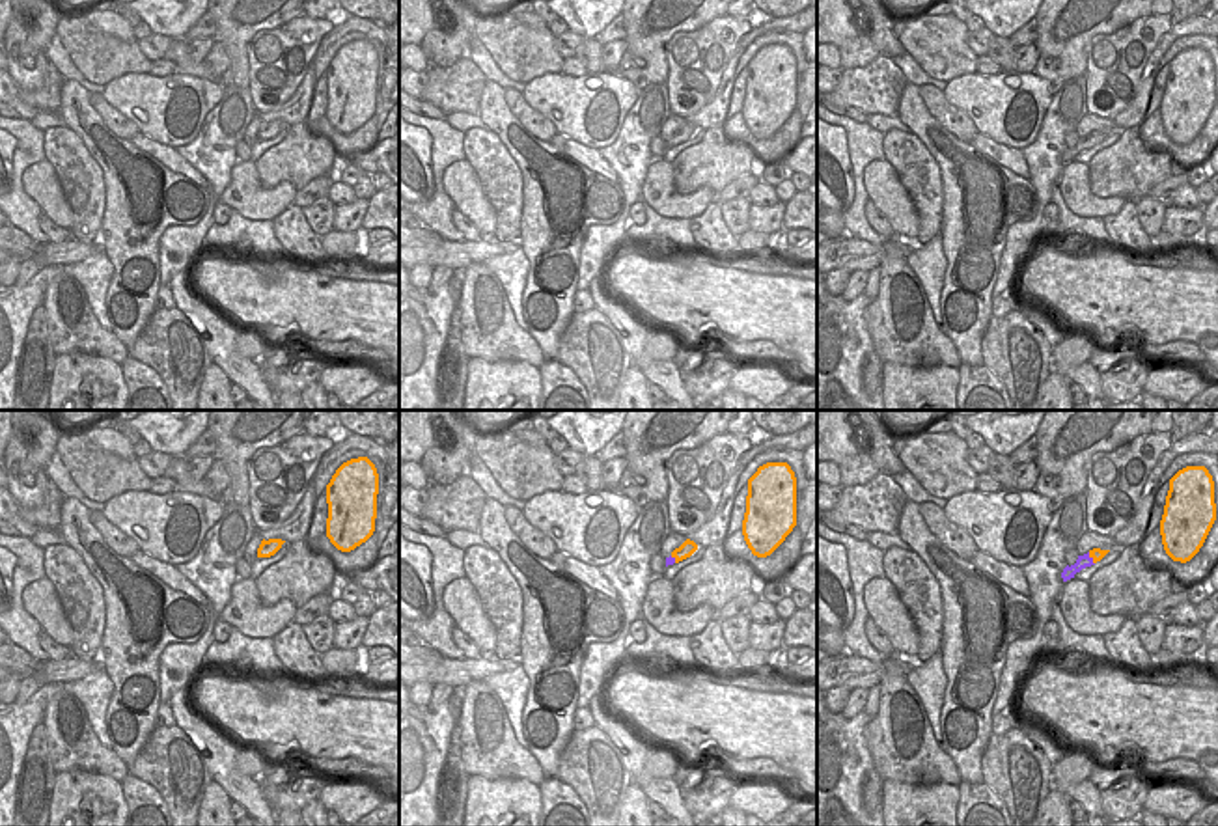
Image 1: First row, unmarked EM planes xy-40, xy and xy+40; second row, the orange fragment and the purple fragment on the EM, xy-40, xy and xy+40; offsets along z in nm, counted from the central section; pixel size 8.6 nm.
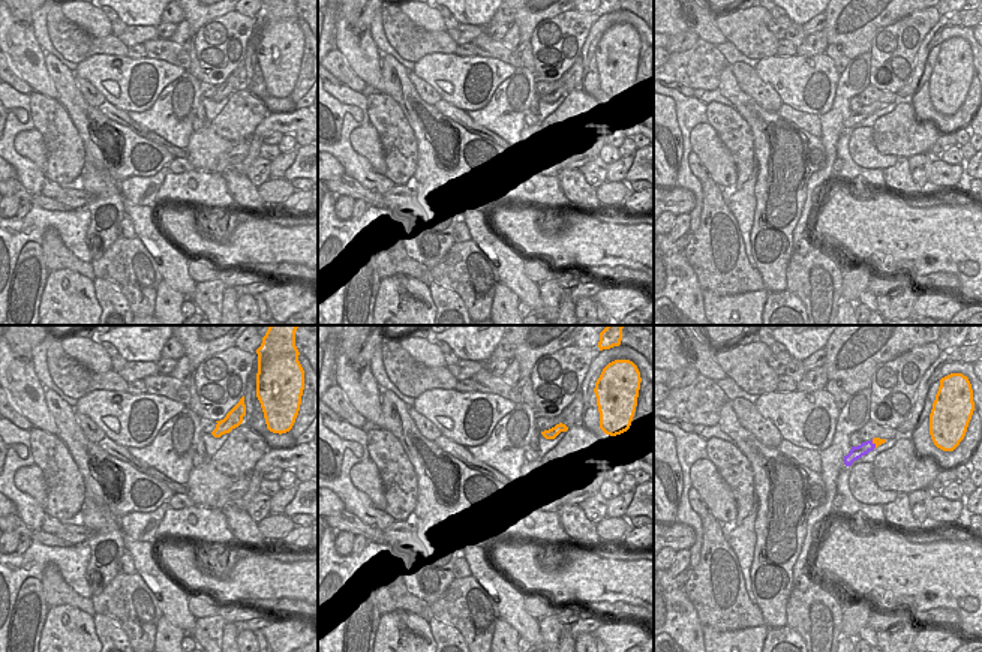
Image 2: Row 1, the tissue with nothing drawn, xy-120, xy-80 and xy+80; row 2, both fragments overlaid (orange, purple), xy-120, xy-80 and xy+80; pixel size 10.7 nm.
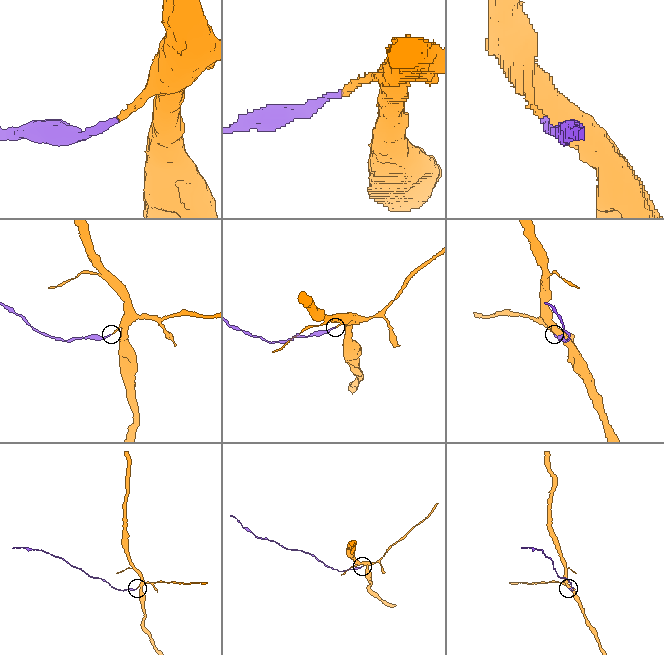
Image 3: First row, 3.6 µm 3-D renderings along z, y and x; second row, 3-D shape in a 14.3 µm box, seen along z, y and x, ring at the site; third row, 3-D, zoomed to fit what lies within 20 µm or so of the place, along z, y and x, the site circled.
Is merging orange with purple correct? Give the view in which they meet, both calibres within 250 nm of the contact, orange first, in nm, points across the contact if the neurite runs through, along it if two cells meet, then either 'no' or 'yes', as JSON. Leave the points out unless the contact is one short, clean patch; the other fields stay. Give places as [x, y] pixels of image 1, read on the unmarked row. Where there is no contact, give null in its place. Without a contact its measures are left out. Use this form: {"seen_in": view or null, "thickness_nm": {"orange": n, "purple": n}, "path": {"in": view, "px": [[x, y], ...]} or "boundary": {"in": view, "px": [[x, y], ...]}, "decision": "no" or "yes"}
{"seen_in": "xy+40", "thickness_nm": {"orange": 120, "purple": 120}, "boundary": {"in": "xy+40", "px": [[1088, 135], [1093, 146]]}, "decision": "no"}

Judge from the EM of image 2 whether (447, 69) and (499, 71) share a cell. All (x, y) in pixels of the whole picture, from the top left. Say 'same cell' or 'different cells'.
same cell

